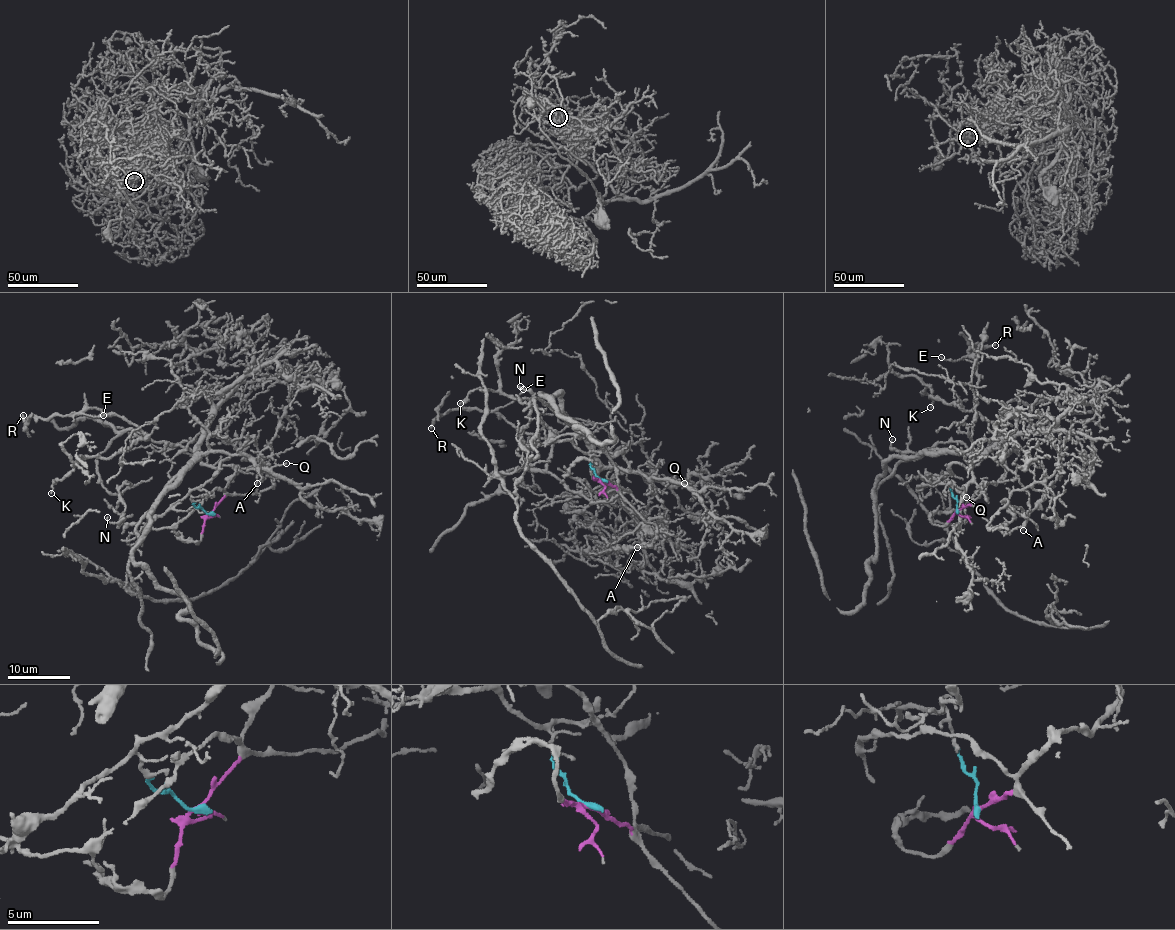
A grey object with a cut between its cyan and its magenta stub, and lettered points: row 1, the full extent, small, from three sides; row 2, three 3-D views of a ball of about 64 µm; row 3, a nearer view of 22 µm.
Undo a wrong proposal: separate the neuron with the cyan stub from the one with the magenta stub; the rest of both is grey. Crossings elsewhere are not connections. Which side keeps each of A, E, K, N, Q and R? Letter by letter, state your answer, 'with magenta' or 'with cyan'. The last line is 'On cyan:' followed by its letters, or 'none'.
A: with magenta
E: with magenta
K: with magenta
N: with magenta
Q: with cyan
R: with magenta
On cyan: Q

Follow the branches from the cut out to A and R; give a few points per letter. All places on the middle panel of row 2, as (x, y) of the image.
A: (601, 480), (619, 492), (642, 518), (655, 526), (655, 540), (648, 546), (637, 548)
R: (601, 480), (629, 490), (591, 503), (566, 489), (548, 472), (551, 445), (491, 411), (452, 408), (431, 428)

